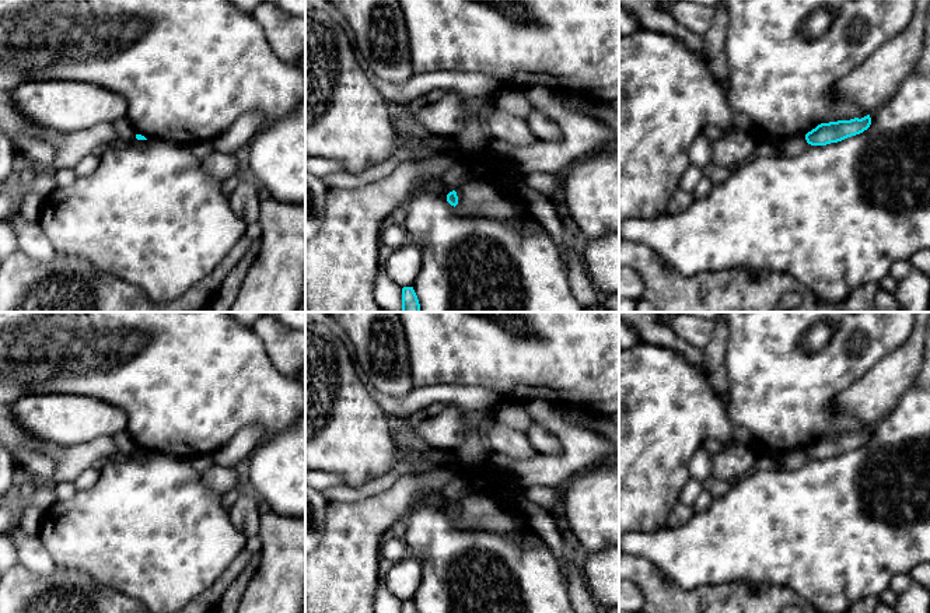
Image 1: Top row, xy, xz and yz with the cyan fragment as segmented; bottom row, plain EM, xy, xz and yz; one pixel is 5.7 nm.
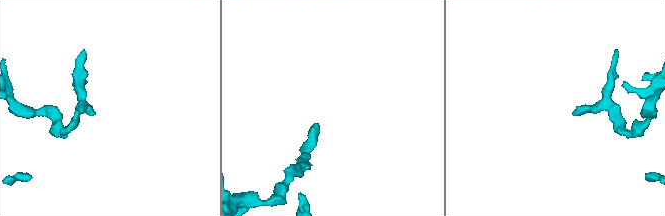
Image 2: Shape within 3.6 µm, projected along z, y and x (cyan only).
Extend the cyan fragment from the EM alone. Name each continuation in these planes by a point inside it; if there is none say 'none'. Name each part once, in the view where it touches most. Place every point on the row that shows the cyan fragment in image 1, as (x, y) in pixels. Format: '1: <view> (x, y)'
none

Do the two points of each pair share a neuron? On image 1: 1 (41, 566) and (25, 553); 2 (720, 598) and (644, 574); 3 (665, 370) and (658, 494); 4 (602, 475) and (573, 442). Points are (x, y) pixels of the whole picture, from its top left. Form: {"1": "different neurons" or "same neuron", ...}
{"1": "same neuron", "2": "same neuron", "3": "same neuron", "4": "different neurons"}

